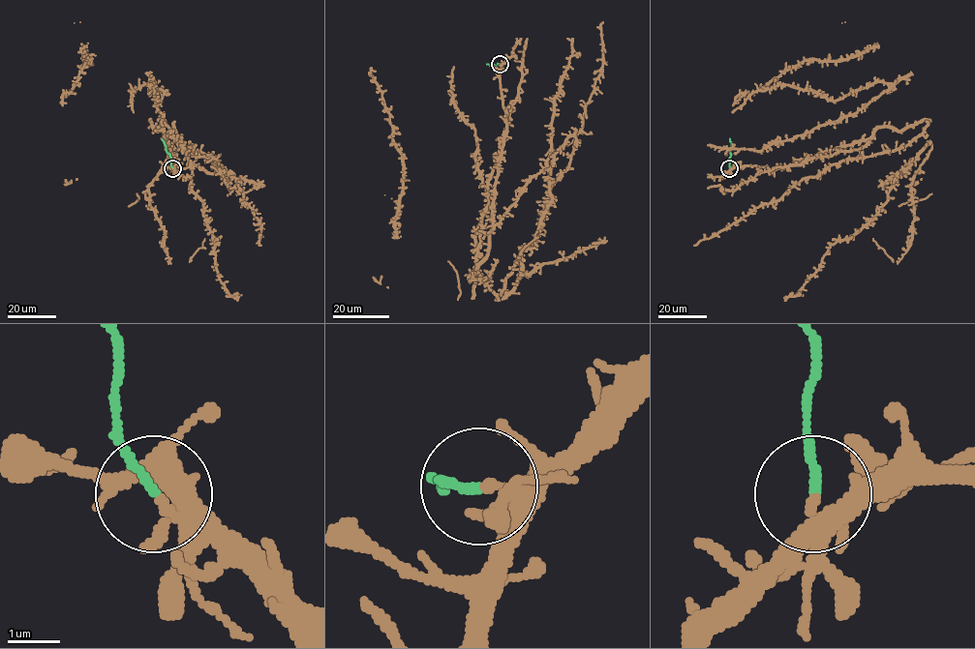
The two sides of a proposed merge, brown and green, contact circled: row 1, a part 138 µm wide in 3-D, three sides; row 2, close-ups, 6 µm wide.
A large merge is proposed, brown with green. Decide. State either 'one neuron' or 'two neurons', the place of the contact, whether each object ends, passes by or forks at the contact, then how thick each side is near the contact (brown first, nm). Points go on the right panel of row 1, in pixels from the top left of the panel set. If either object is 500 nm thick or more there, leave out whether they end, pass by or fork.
two neurons; place (729, 168); brown ends; green ends; calibres 260 and 160 nm

